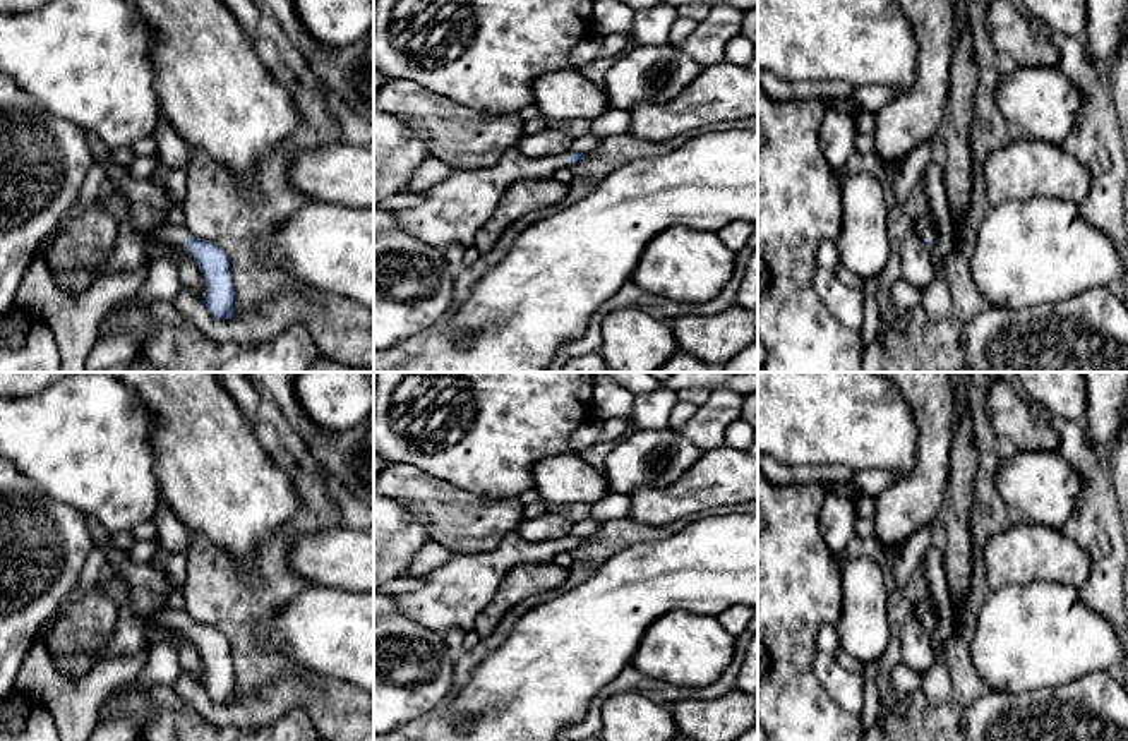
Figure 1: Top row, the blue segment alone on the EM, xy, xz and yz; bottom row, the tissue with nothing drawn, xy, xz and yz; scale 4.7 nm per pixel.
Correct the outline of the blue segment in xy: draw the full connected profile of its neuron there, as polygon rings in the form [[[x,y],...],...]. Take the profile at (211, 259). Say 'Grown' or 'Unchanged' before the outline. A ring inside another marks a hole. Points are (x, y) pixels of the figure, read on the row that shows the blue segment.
Grown. [[[108,189],[98,201],[118,223],[115,249],[98,271],[74,269],[53,273],[53,281],[62,293],[79,297],[101,274],[127,273],[147,264],[149,249],[154,244],[182,244],[197,262],[207,285],[207,297],[204,300],[207,310],[216,319],[230,319],[235,316],[235,286],[226,252],[213,242],[190,237],[182,209],[171,209],[154,233],[141,233],[132,225],[130,206],[123,194]]]

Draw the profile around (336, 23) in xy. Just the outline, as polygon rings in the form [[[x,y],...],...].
[[[295,0],[307,33],[319,43],[343,48],[374,27],[374,0]]]

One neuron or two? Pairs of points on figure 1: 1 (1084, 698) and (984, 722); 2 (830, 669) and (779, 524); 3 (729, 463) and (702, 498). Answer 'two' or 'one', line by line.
1: one
2: two
3: one

